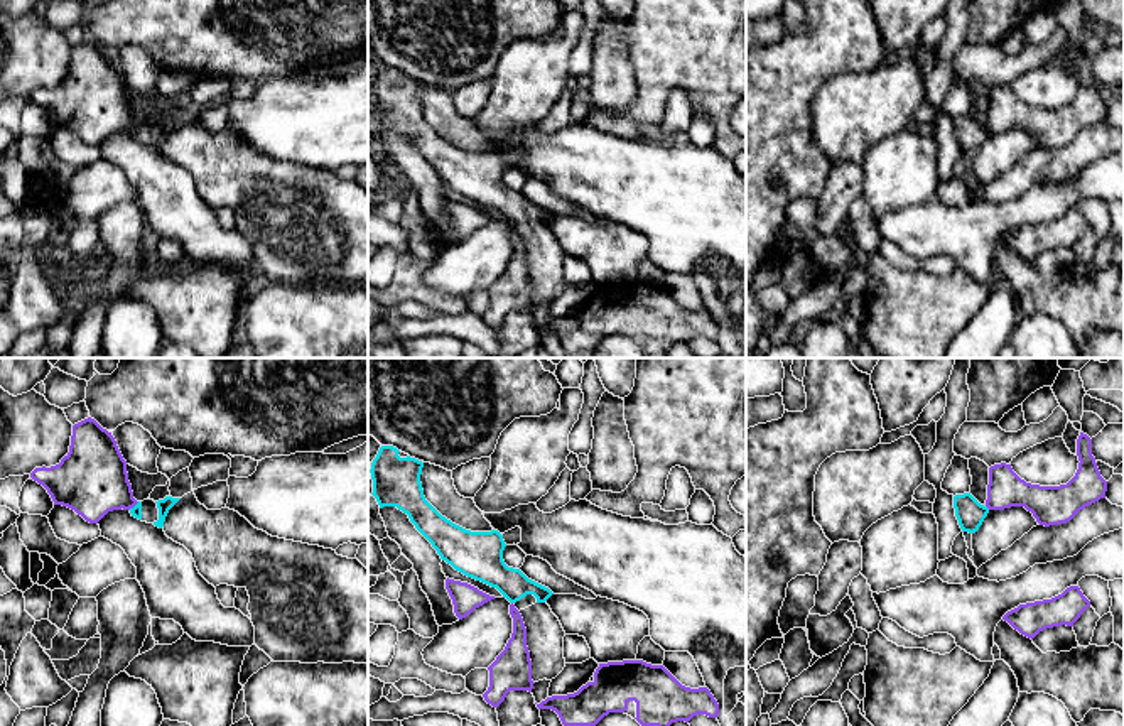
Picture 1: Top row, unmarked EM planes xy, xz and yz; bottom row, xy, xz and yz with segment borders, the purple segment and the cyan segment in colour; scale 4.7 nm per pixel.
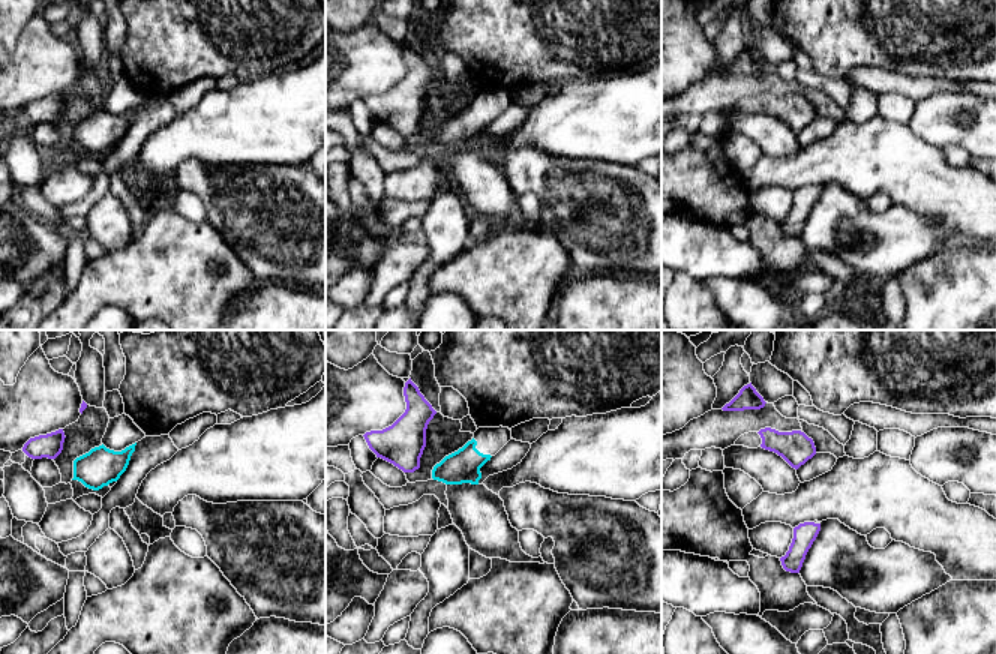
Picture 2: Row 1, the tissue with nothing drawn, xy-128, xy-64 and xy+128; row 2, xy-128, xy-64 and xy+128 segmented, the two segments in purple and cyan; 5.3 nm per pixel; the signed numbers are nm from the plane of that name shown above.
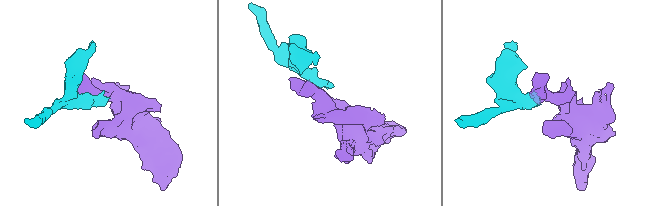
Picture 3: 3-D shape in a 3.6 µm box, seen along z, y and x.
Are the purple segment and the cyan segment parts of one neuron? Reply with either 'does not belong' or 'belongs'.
does not belong

